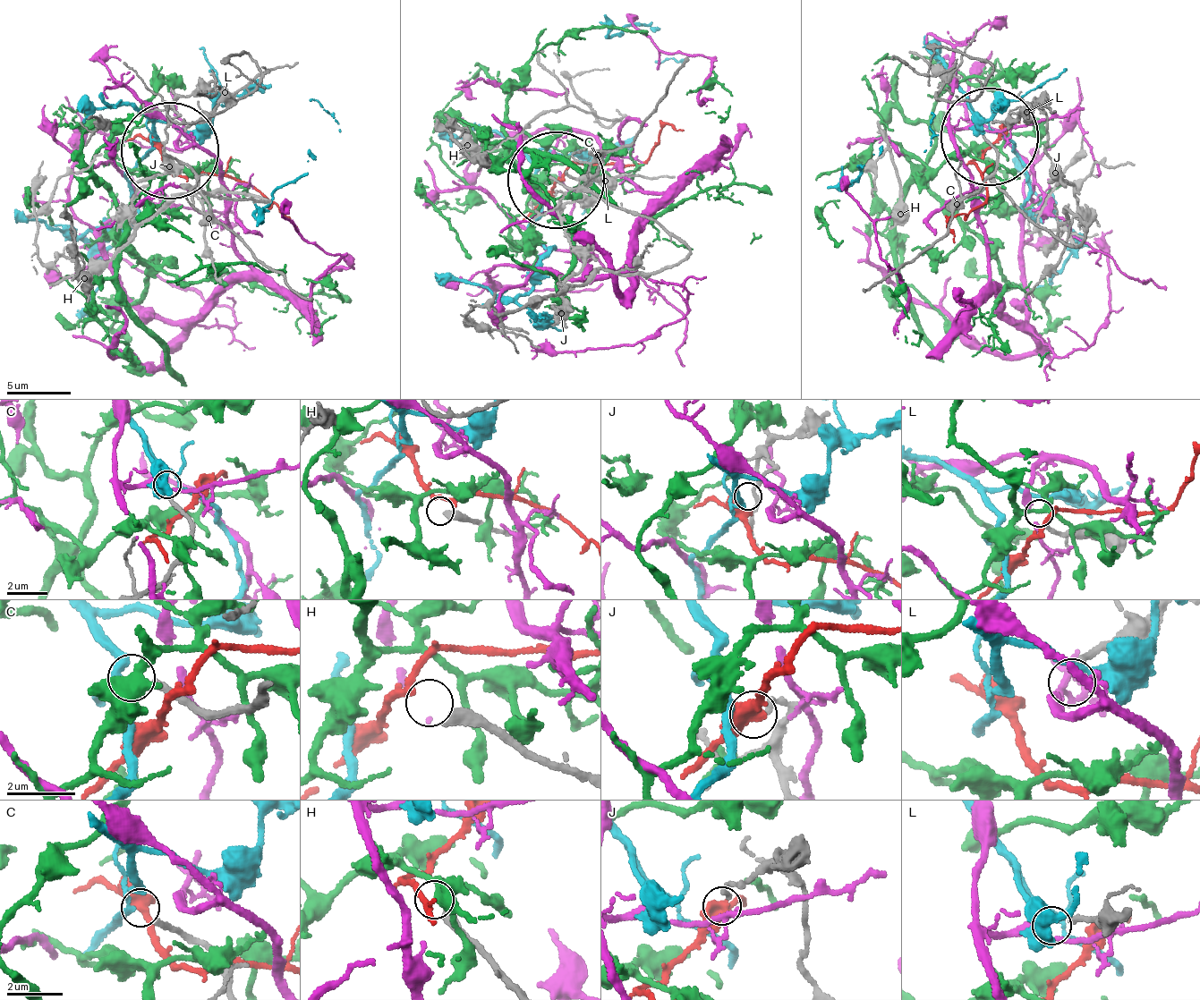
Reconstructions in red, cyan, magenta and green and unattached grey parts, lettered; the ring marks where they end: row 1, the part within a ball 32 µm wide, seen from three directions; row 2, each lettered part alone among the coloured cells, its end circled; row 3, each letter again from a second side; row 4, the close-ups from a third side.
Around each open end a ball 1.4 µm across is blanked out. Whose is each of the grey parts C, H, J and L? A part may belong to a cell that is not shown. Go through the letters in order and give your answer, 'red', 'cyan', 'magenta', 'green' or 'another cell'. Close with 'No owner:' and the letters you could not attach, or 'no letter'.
C: cyan
H: red
J: another cell
L: magenta
No owner: J

